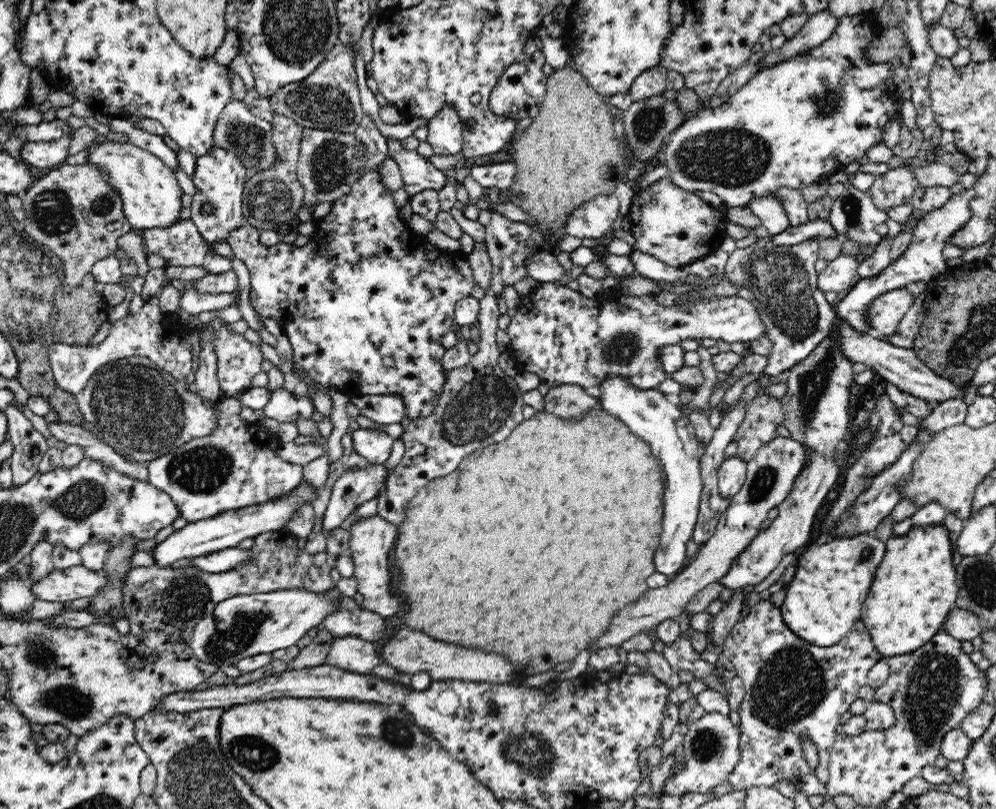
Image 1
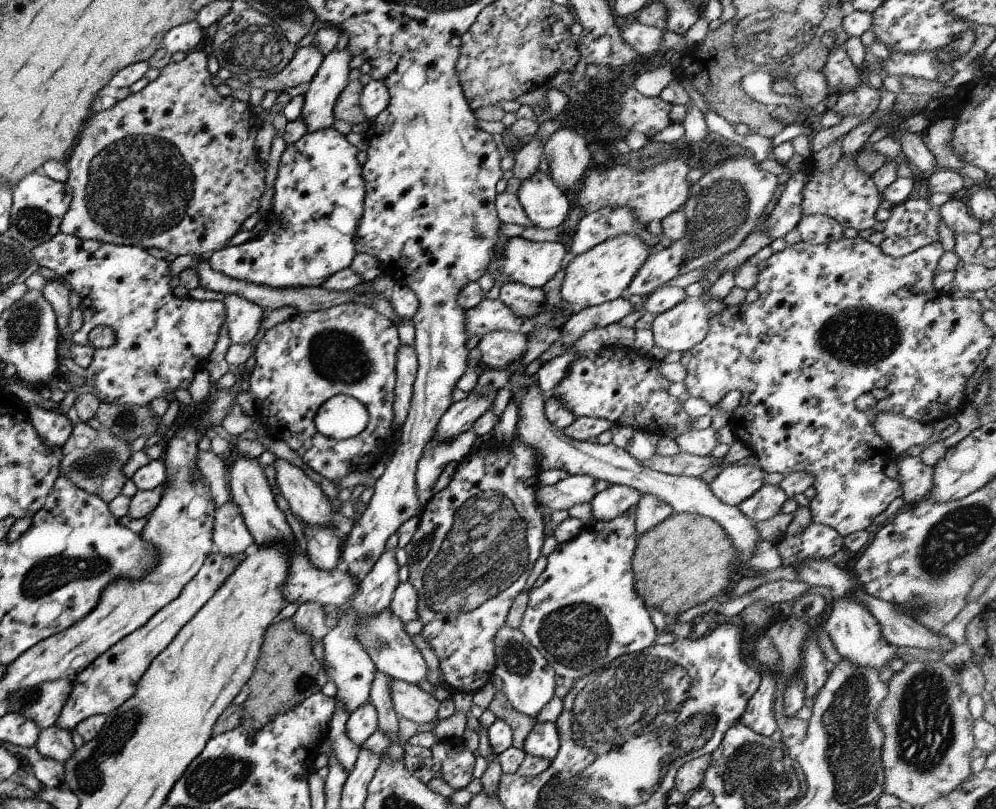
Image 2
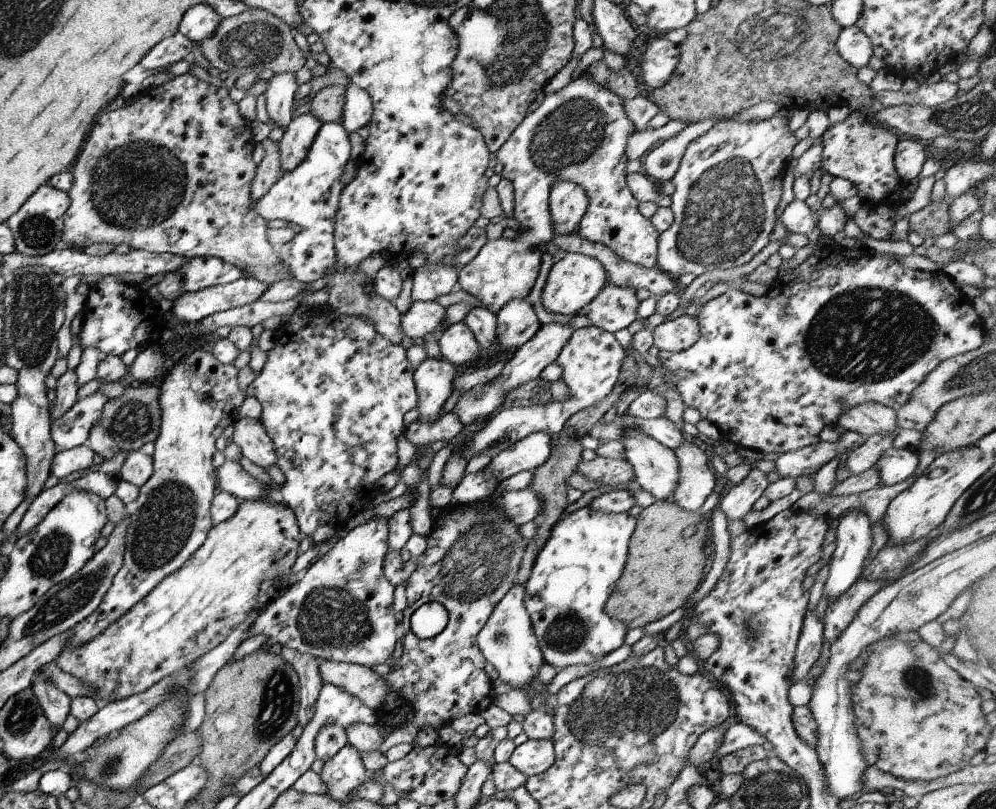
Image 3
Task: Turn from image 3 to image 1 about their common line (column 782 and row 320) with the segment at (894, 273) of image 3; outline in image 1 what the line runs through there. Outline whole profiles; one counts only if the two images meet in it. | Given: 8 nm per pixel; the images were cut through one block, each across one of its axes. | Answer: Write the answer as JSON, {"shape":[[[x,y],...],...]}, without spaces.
{"shape":[[[381,168],[363,174],[363,176],[352,187],[352,190],[342,199],[332,202],[332,209],[327,216],[316,219],[315,228],[310,236],[309,242],[304,246],[297,246],[294,243],[280,242],[274,246],[266,246],[260,242],[259,234],[261,230],[254,225],[243,224],[240,228],[229,232],[227,243],[230,245],[234,258],[240,259],[250,270],[250,290],[248,291],[248,301],[256,310],[262,320],[271,318],[276,320],[282,328],[285,336],[288,337],[293,350],[293,362],[300,366],[308,376],[321,385],[335,386],[342,392],[350,396],[366,394],[397,394],[402,398],[407,410],[407,421],[418,419],[420,416],[428,416],[438,404],[438,396],[442,392],[442,384],[446,382],[446,373],[442,373],[442,356],[446,352],[443,345],[443,336],[452,330],[454,324],[455,304],[466,297],[470,297],[475,286],[473,280],[473,270],[471,269],[468,254],[462,250],[448,251],[442,250],[436,259],[428,258],[428,250],[425,248],[425,241],[418,237],[409,225],[400,216],[400,210],[396,207],[390,192],[381,180]]]}

